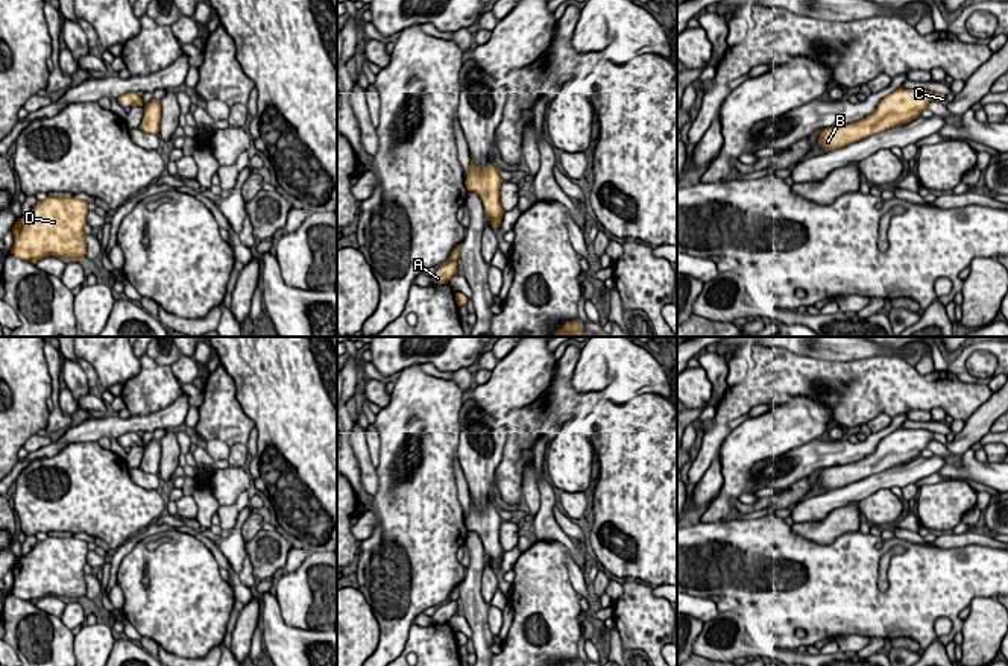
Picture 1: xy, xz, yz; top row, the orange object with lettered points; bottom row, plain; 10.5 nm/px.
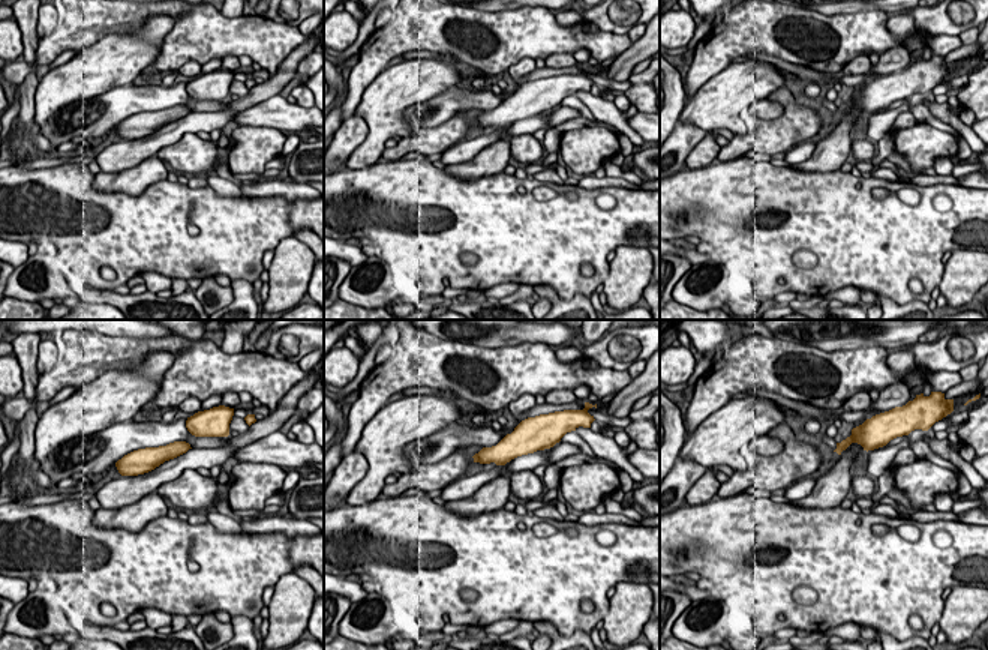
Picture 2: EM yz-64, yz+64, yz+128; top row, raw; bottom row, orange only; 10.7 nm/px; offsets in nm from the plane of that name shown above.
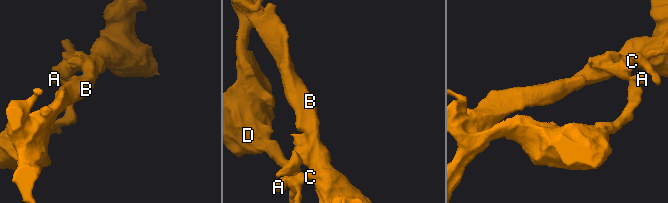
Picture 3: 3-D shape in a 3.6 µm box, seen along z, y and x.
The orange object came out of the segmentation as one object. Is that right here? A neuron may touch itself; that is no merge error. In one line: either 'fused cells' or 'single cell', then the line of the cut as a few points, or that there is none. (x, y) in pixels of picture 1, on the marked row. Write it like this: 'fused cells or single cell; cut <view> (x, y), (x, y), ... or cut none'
single cell; cut none

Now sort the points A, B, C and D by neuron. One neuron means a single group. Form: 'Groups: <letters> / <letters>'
Groups: A B C D

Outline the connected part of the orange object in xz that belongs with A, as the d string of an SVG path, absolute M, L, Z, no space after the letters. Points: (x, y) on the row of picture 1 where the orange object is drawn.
M461 243L454 247L451 252L449 261L443 265L440 265L439 270L431 276L434 284L448 284L448 281L458 272L457 270L457 259L460 258L460 247Z

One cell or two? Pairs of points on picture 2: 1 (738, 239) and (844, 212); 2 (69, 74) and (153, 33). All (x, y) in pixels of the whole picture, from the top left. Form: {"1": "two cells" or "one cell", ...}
{"1": "one cell", "2": "one cell"}

